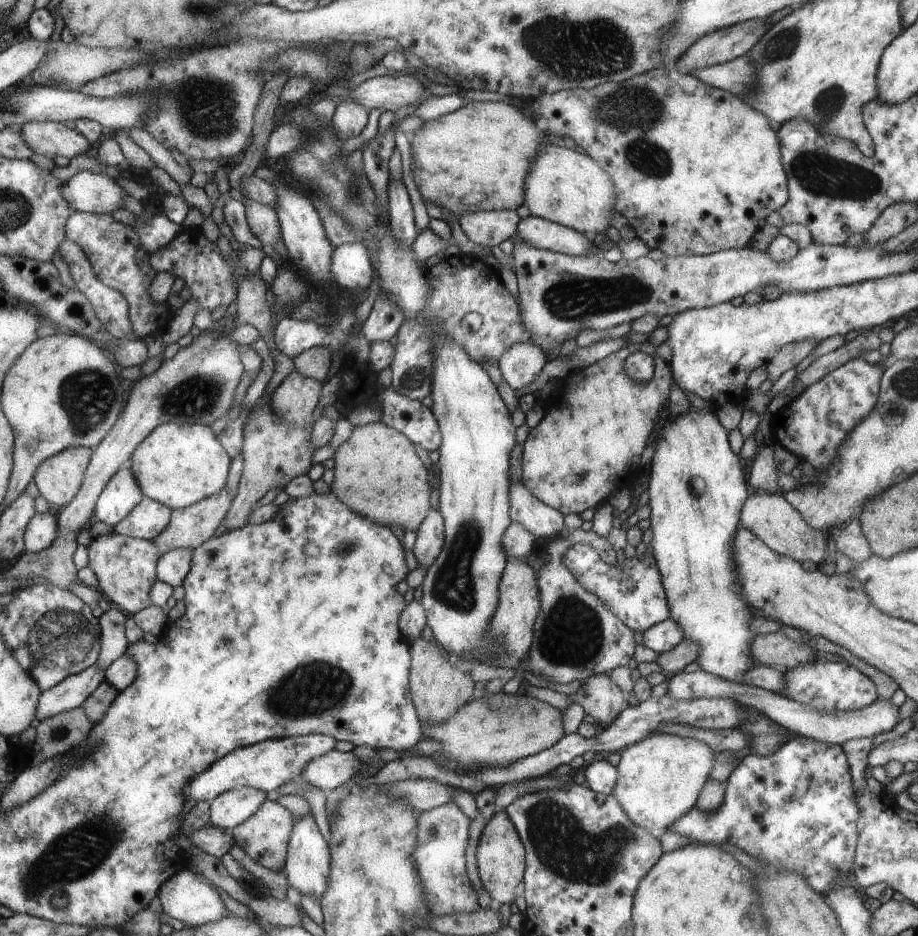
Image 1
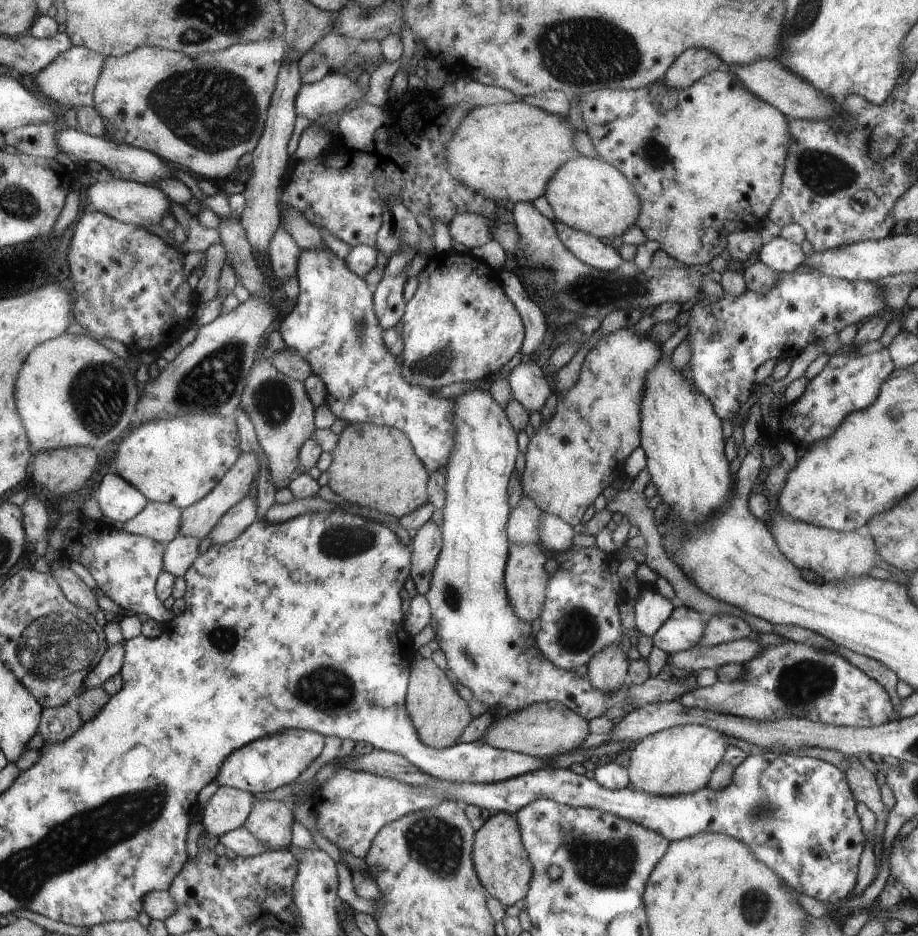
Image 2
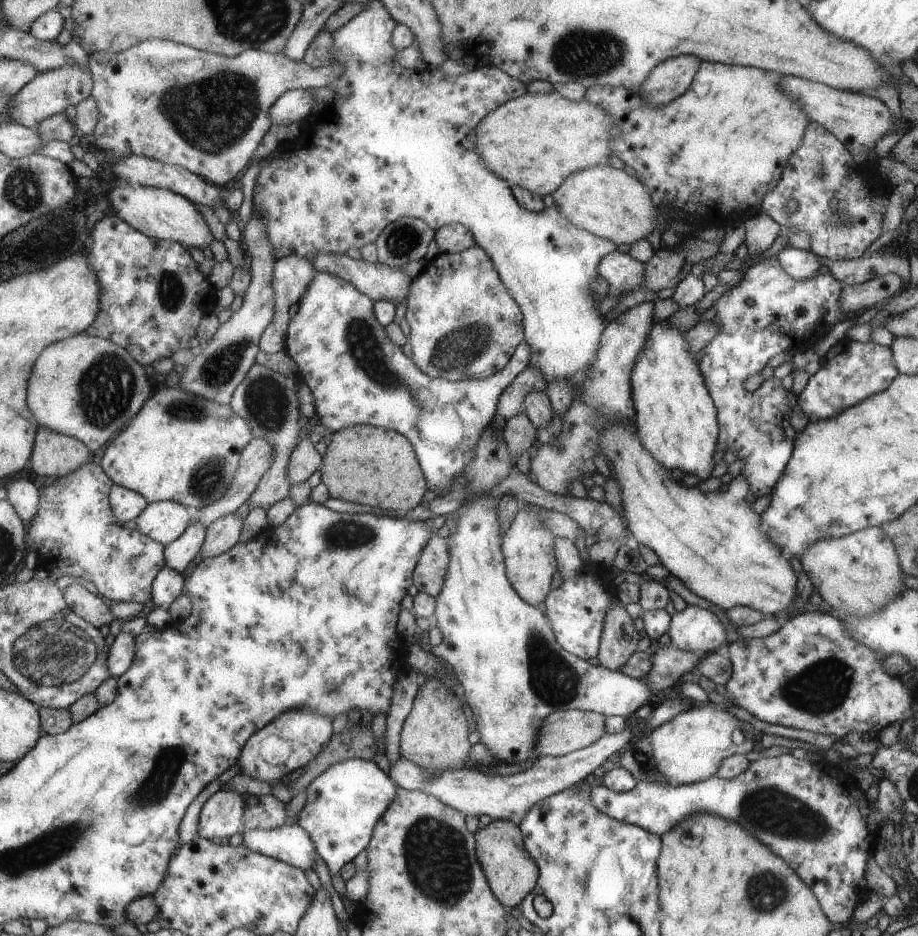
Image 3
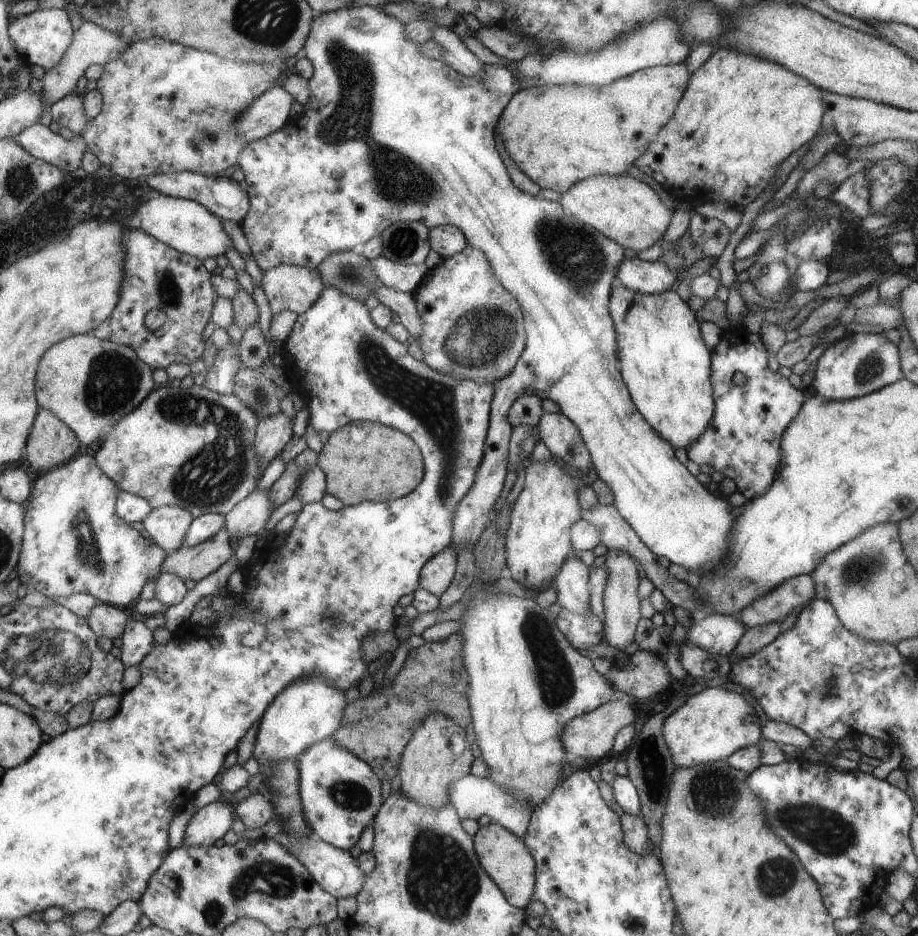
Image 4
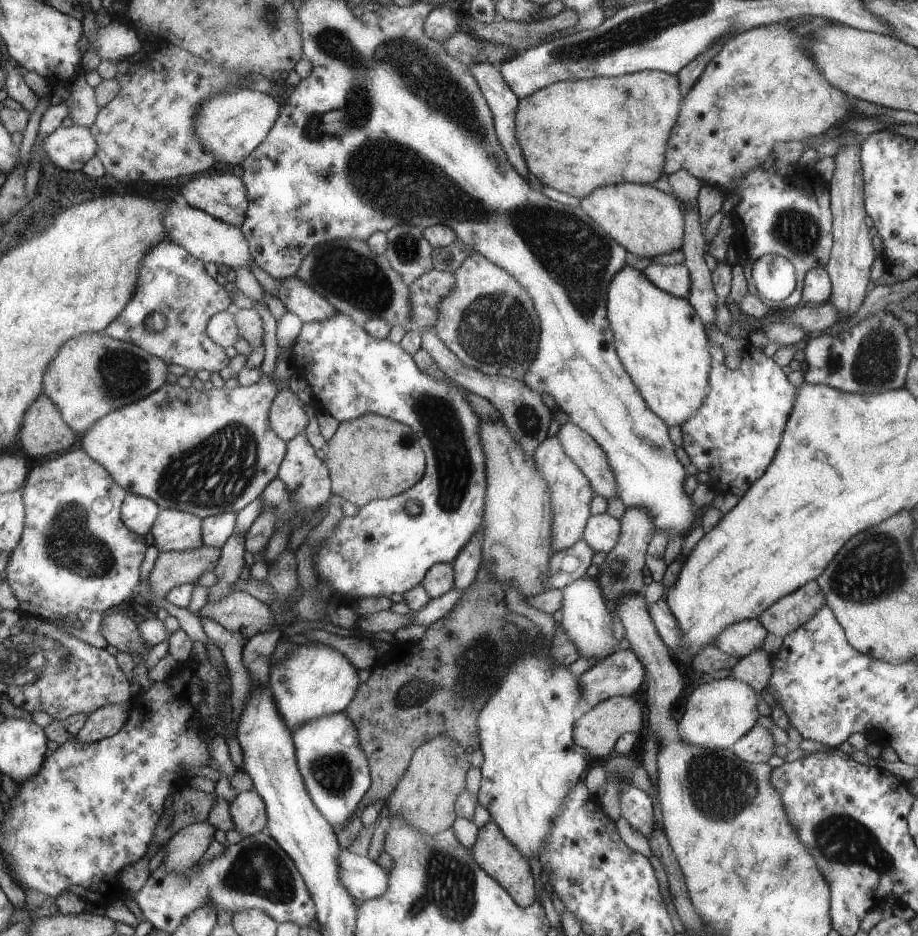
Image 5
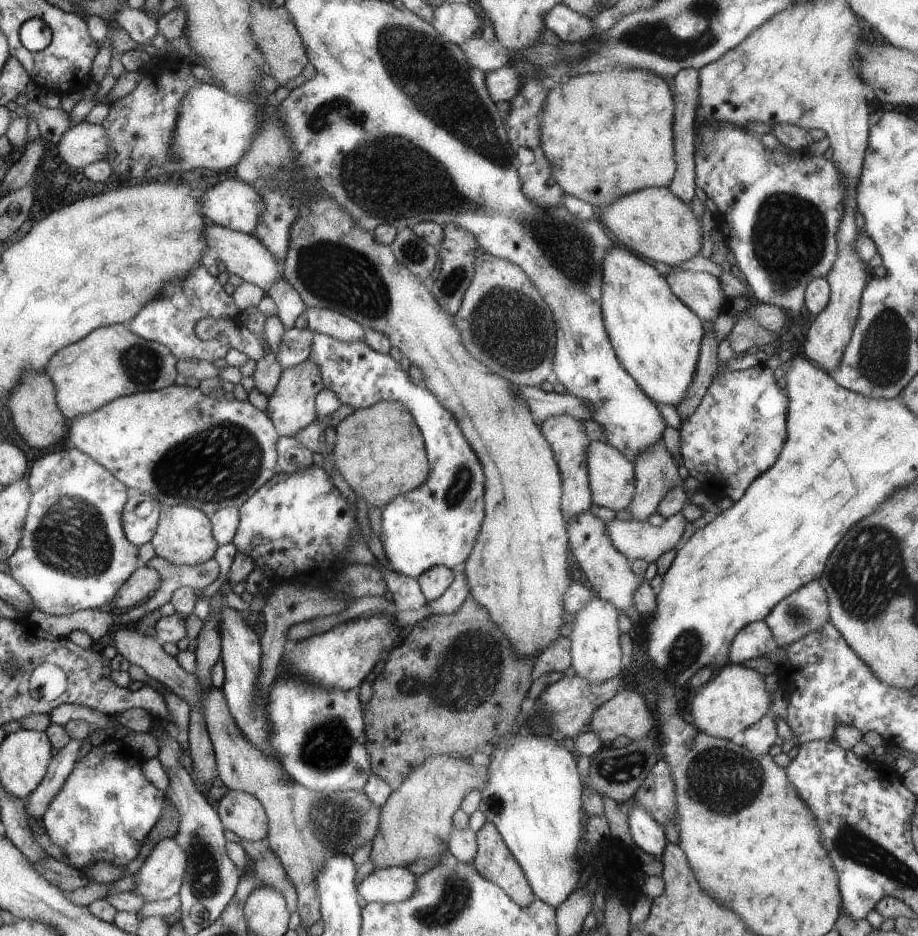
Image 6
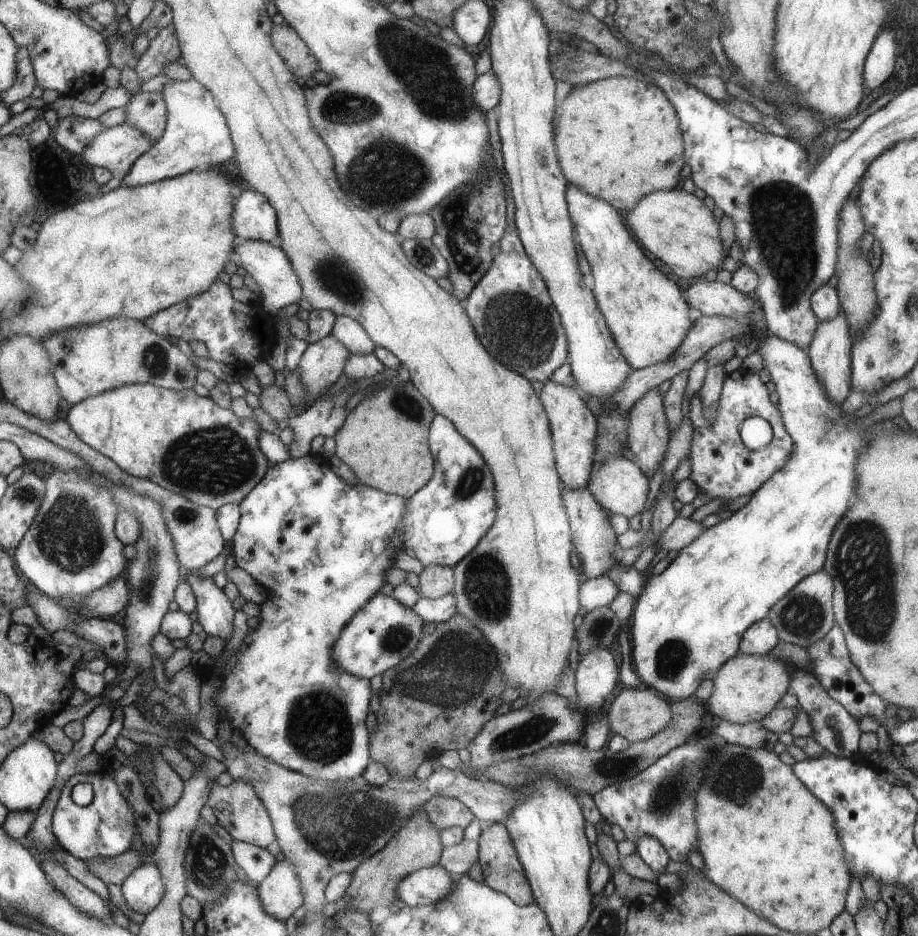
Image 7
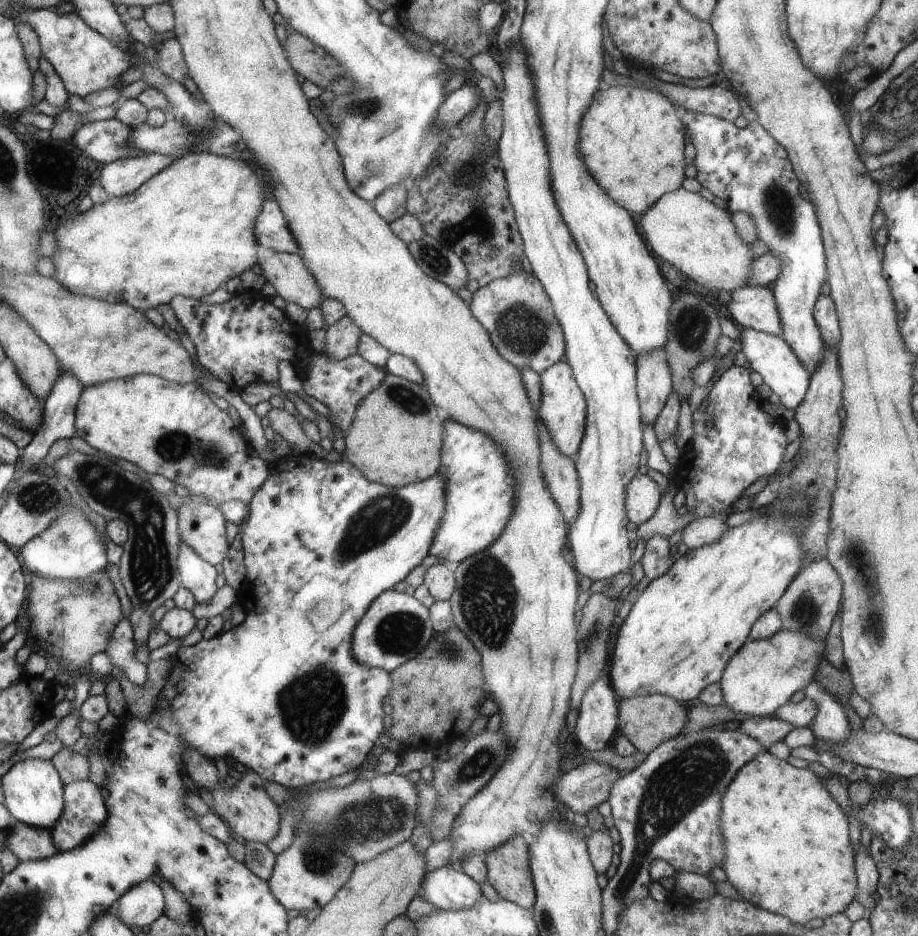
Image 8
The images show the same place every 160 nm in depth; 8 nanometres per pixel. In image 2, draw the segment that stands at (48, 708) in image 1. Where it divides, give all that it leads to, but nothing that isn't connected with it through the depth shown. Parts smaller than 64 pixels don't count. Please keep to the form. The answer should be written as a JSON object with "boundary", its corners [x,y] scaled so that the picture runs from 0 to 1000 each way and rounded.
{"boundary":[[[135,687],[122,689],[117,694],[117,699],[111,705],[98,715],[95,723],[92,725],[92,736],[111,734],[118,725],[125,723],[133,716],[134,705],[137,701],[137,692]]]}

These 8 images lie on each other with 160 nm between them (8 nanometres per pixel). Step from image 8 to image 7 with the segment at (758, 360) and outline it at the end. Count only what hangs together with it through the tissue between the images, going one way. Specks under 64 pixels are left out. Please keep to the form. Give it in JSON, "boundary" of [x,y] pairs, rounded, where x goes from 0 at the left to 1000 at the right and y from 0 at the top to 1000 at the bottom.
{"boundary":[[[837,358],[826,368],[826,378],[831,382],[831,391],[837,395],[841,408],[847,419],[847,432],[852,441],[855,457],[866,471],[866,482],[862,490],[854,497],[852,502],[844,504],[834,516],[830,517],[820,528],[817,536],[808,544],[800,546],[800,550],[792,556],[785,556],[780,562],[771,563],[763,573],[755,577],[749,583],[746,583],[729,605],[719,613],[708,615],[704,620],[702,630],[694,637],[688,656],[688,703],[691,703],[691,716],[696,722],[699,732],[704,733],[719,741],[723,741],[732,748],[747,748],[754,746],[767,725],[777,726],[783,714],[792,708],[793,705],[804,700],[806,687],[809,677],[827,662],[834,661],[840,654],[840,650],[849,643],[853,637],[863,630],[874,619],[883,614],[886,611],[893,610],[900,605],[900,585],[904,579],[904,573],[915,558],[915,553],[922,549],[926,534],[930,530],[932,521],[932,511],[930,511],[930,498],[932,498],[932,487],[939,483],[939,479],[946,474],[946,468],[950,466],[953,469],[953,457],[958,453],[943,457],[943,462],[935,462],[930,455],[932,447],[919,447],[915,444],[916,435],[911,433],[904,424],[901,423],[900,416],[897,415],[889,402],[888,394],[883,389],[883,381],[878,374],[873,373],[869,369],[863,368],[862,364],[851,362],[843,358]]]}

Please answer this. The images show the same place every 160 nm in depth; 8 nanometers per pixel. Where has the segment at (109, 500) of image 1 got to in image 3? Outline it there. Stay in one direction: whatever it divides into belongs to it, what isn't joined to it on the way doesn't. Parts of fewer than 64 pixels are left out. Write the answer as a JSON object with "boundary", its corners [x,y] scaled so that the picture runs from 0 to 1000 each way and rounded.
{"boundary":[[[122,517],[119,535],[122,549],[129,561],[147,556],[163,541],[159,531],[129,517]]]}

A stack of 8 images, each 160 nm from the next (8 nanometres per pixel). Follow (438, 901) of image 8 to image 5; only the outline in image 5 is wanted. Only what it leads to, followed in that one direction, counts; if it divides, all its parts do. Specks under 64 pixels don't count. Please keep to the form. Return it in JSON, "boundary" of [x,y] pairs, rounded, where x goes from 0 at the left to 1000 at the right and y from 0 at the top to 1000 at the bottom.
{"boundary":[[[371,906],[370,938],[388,962],[411,960],[424,950],[424,932],[400,915]]]}

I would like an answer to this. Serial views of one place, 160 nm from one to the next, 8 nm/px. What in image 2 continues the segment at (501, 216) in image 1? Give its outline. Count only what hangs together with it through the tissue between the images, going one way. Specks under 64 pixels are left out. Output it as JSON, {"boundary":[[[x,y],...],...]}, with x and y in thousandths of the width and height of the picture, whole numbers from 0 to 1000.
{"boundary":[[[501,228],[497,230],[488,239],[489,250],[495,260],[505,262],[511,268],[520,263],[529,261],[535,254],[537,238],[534,238],[526,231],[516,228]]]}

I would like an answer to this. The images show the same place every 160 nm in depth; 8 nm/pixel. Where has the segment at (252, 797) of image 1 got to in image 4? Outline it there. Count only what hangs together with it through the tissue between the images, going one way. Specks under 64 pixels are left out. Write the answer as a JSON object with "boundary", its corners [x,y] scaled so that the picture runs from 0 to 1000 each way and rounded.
{"boundary":[[[245,857],[229,858],[217,863],[200,889],[199,903],[228,905],[251,887],[255,876],[255,863]]]}

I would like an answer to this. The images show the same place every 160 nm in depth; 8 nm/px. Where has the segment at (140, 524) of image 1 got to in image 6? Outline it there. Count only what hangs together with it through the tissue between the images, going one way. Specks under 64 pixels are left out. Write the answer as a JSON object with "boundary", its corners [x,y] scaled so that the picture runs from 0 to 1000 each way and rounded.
{"boundary":[[[166,531],[175,543],[172,566],[163,576],[170,595],[176,595],[191,604],[210,606],[233,596],[235,587],[240,583],[233,572],[233,561],[225,548],[205,540],[187,540],[175,537],[174,532]]]}

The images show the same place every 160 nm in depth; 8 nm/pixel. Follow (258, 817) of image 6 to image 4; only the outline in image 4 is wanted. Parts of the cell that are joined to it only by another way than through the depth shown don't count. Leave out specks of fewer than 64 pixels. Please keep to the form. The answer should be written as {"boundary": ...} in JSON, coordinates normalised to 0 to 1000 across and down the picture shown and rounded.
{"boundary":[[[277,847],[259,857],[255,868],[268,885],[283,885],[301,872],[296,855],[283,847]]]}

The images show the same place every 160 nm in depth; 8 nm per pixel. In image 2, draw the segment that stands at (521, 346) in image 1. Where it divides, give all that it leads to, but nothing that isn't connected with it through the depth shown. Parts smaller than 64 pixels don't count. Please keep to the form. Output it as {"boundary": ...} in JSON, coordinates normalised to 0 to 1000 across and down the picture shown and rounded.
{"boundary":[[[580,381],[580,387],[575,382],[570,382],[569,387],[557,395],[556,403],[551,405],[554,408],[559,419],[559,425],[562,426],[574,439],[587,440],[590,438],[599,421],[603,419],[599,412],[599,406],[594,402],[589,391]]]}

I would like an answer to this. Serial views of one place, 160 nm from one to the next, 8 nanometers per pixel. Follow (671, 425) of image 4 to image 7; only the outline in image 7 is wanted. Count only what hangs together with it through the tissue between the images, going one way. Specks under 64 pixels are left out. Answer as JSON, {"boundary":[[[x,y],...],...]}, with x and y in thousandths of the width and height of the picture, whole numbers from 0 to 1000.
{"boundary":[[[622,194],[620,199],[618,218],[627,244],[627,254],[632,256],[634,271],[643,282],[646,312],[675,376],[683,381],[690,395],[739,379],[756,348],[752,342],[752,327],[741,308],[720,290],[717,291],[710,278],[695,265],[681,233],[670,219],[654,210],[647,212]]]}

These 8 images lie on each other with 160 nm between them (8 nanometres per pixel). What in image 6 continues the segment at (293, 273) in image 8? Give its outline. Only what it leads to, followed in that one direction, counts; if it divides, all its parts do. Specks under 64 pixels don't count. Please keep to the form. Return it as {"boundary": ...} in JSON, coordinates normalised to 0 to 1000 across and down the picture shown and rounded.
{"boundary":[[[228,236],[223,247],[225,248],[225,262],[230,271],[235,277],[239,276],[244,280],[249,293],[258,293],[266,301],[282,306],[289,314],[301,300],[309,298],[308,282],[300,274],[300,270],[296,270],[295,266],[279,251],[263,249],[235,238],[229,238]]]}

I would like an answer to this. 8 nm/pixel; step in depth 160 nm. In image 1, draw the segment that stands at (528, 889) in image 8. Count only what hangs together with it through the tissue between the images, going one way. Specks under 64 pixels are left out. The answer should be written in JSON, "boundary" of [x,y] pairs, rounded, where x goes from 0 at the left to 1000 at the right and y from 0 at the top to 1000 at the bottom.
{"boundary":[[[550,865],[540,866],[527,880],[517,909],[522,937],[536,962],[546,967],[560,965],[563,959],[562,947],[569,942],[569,934],[571,934],[571,903],[560,878]]]}

